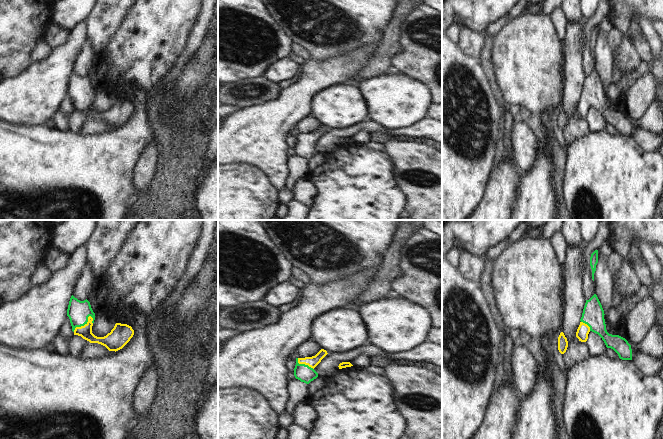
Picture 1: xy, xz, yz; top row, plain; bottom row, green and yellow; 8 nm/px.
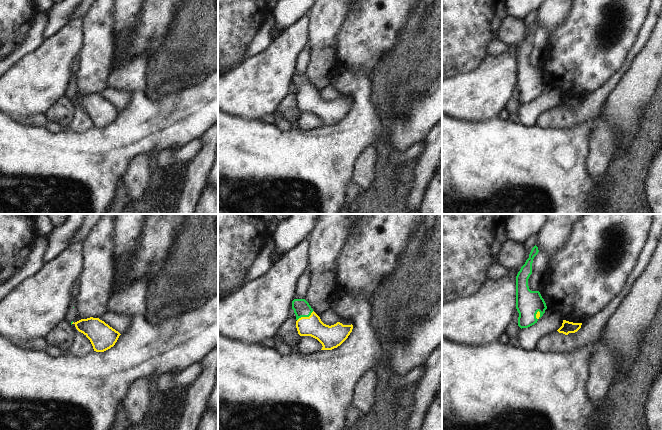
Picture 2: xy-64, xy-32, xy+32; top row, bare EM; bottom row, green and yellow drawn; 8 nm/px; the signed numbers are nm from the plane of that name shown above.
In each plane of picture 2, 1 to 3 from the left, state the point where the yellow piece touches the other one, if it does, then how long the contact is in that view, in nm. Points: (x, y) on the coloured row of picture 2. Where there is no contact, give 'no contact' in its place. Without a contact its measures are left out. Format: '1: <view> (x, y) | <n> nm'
1: no contact
2: xy-32 (305, 316) | 150 nm
3: xy+32 (535, 315) | 80 nm

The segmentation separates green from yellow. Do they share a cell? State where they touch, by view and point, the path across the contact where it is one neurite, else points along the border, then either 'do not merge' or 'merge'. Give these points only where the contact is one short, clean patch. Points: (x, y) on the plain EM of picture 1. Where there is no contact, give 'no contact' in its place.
xy (84, 100) | across xy (78, 87), (84, 100), (94, 115), (110, 117) | merge

